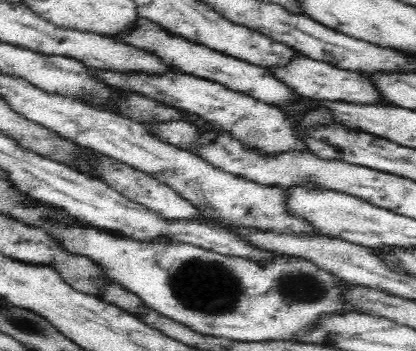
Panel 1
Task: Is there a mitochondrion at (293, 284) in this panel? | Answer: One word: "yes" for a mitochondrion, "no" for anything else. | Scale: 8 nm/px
yes

